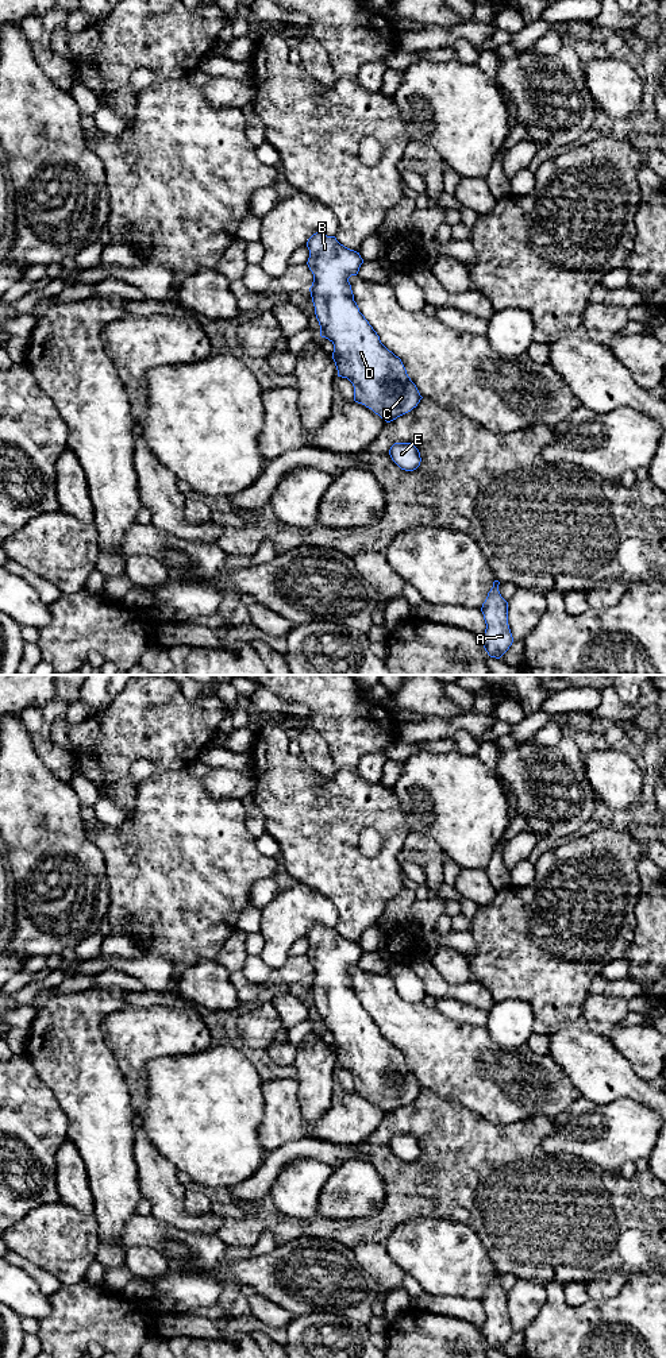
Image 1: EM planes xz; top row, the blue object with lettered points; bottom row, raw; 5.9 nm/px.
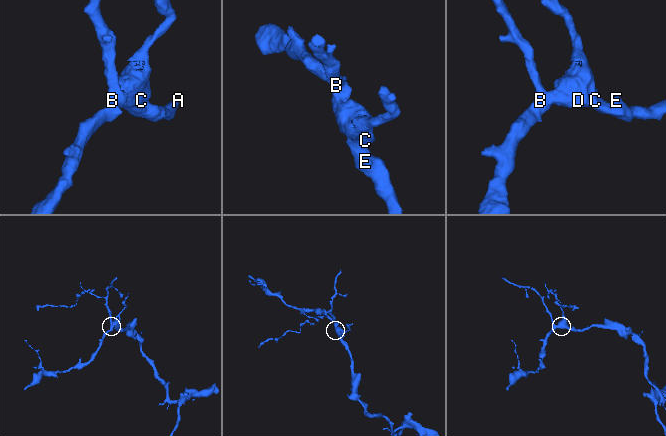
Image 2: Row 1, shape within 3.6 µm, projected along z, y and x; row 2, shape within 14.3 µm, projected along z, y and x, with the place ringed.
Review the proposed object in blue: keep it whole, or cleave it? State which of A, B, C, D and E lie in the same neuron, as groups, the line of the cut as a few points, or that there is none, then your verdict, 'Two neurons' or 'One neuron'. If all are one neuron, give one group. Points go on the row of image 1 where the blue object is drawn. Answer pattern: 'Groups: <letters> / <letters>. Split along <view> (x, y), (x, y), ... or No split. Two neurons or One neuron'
Groups: A B C D E. No split. One neuron

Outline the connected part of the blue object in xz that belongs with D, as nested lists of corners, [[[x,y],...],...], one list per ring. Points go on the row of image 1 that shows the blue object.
[[[313,234],[308,242],[308,267],[313,274],[309,288],[320,336],[334,344],[332,359],[338,377],[347,378],[354,386],[354,401],[365,405],[386,423],[411,412],[423,398],[407,374],[399,356],[389,351],[380,336],[359,312],[349,278],[357,275],[363,259],[359,252],[340,244],[335,236]]]

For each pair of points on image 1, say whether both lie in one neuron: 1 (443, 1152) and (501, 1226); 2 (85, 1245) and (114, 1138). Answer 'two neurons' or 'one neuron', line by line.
1: one neuron
2: two neurons

